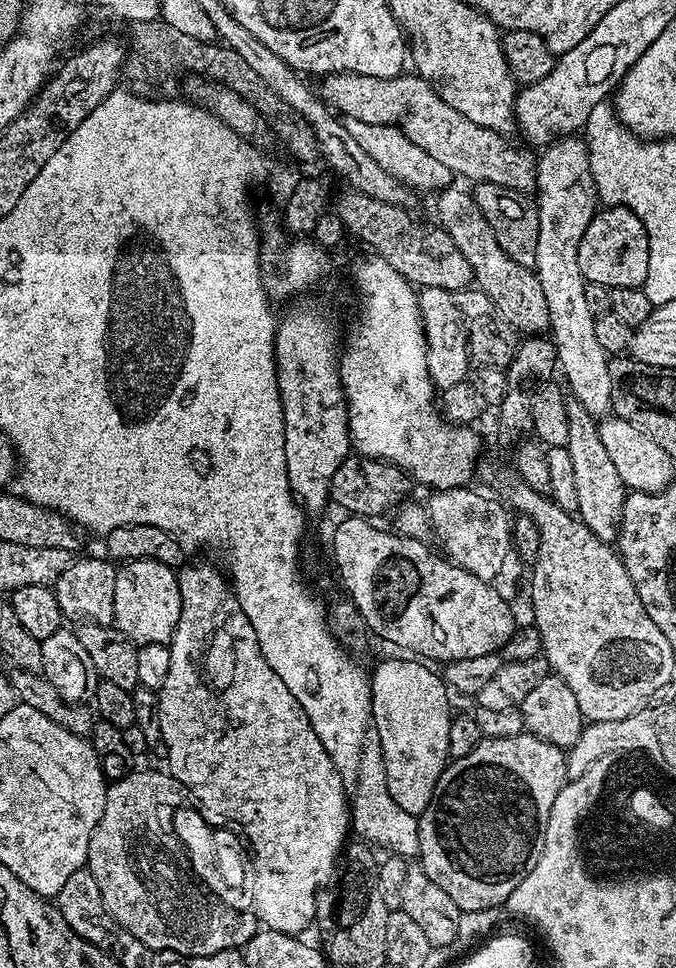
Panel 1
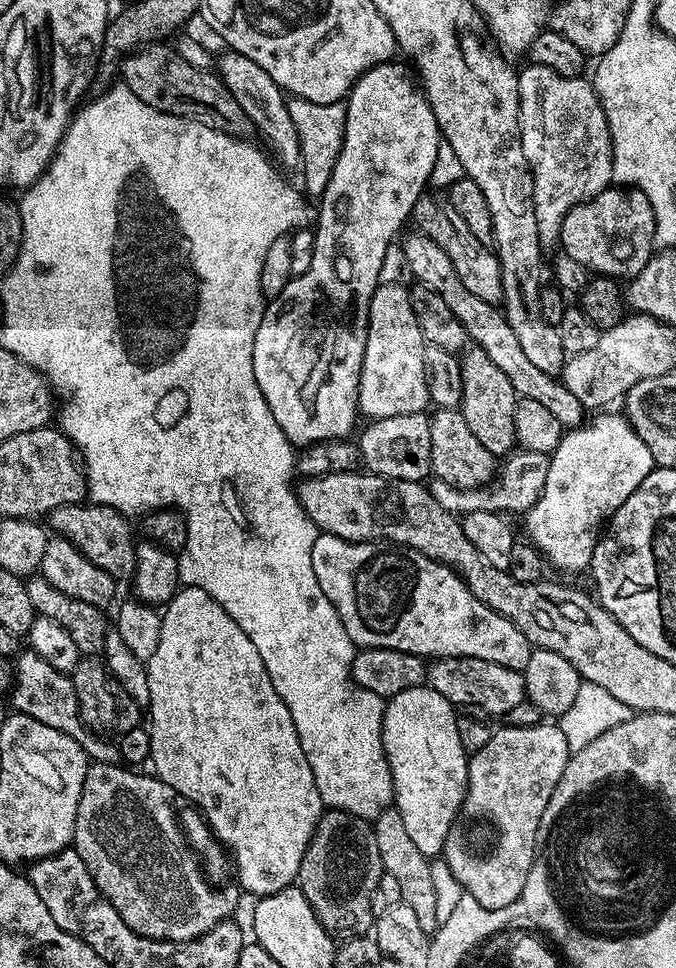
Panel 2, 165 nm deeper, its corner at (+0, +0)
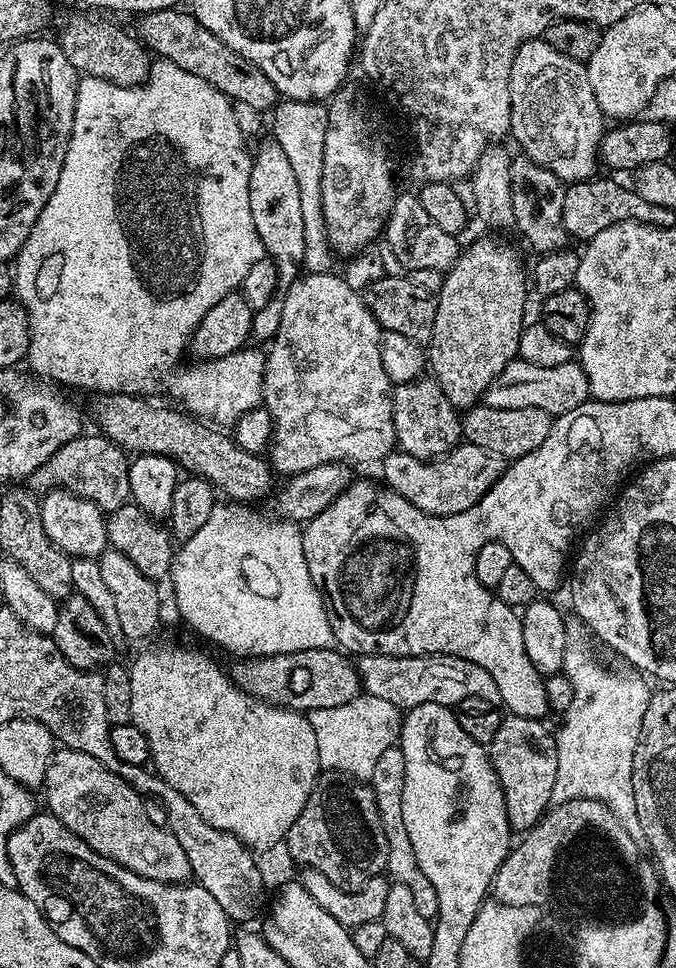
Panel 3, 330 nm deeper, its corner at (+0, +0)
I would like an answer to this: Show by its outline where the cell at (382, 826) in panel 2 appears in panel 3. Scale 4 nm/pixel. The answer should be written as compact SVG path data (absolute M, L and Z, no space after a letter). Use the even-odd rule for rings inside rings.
M393 746L382 750L382 755L378 757L378 762L374 766L370 787L378 806L380 825L386 834L388 847L386 872L395 883L406 886L406 890L410 890L410 894L414 896L414 906L418 906L419 913L432 918L438 910L438 894L434 894L434 886L430 886L430 878L422 874L418 866L418 858L414 858L414 846L410 846L410 838L406 834L406 825L402 822L402 786L405 778L406 760L402 758L400 747Z

